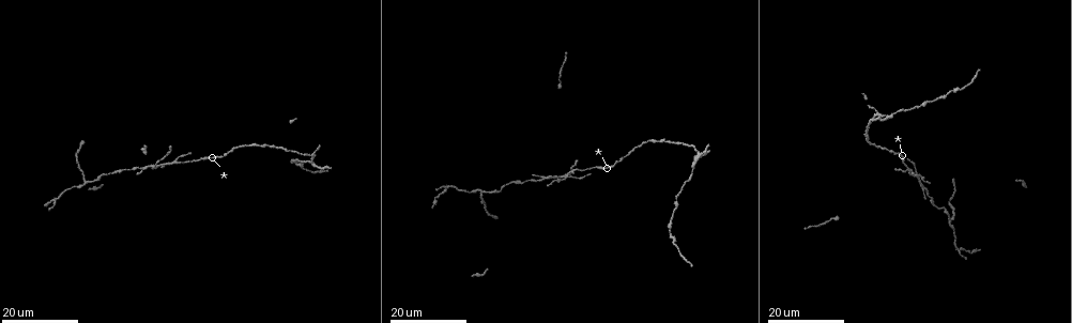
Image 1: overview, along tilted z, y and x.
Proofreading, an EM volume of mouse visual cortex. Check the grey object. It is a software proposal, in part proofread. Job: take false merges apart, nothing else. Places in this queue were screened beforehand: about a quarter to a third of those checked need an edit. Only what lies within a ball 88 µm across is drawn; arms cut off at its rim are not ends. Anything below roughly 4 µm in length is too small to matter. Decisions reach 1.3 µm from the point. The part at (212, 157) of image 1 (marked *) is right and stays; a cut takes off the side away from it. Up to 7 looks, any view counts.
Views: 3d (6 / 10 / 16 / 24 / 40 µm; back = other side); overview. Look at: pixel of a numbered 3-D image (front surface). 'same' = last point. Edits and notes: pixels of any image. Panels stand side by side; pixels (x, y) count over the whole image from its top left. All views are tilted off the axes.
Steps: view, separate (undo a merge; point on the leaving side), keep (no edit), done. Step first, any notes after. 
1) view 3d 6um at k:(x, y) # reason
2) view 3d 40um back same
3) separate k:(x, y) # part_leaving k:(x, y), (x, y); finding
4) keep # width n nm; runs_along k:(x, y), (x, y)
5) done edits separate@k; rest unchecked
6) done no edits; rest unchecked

view 3d 16um at 1:(694, 165) # branch point

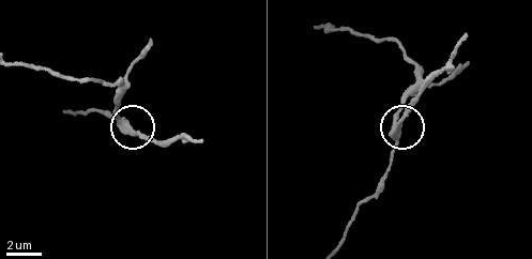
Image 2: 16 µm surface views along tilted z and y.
view 3d 6um at 2:(394, 137)

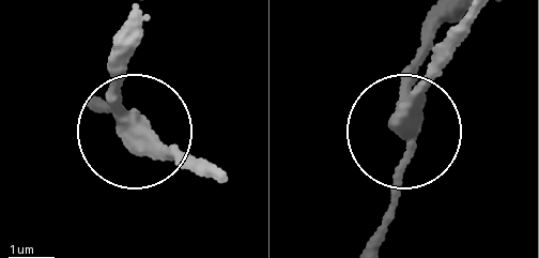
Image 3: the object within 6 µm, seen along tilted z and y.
keep # side_arm 8 um; runs_along 3:(132, 54), (118, 88), (136, 131), (202, 171); continuous, no second neuron

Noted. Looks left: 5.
view 3d 16um at 1:(677, 199) # thick turns thin

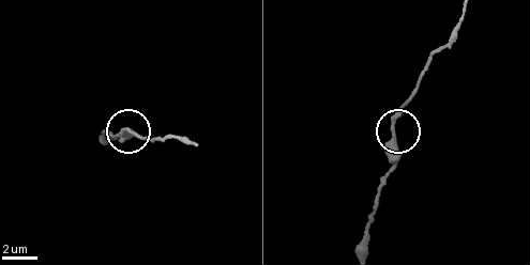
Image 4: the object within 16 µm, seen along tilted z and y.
view 3d 6um at 4:(392, 133)

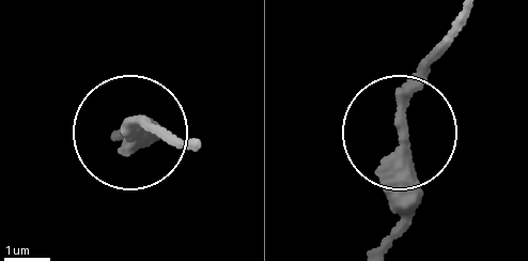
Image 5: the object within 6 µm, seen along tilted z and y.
keep # runs_along 5:(461, 15), (403, 112), (410, 192), (397, 238); continuous, no second neuron

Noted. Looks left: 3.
view 3d 16um at 1:(86, 183) # four-way junction

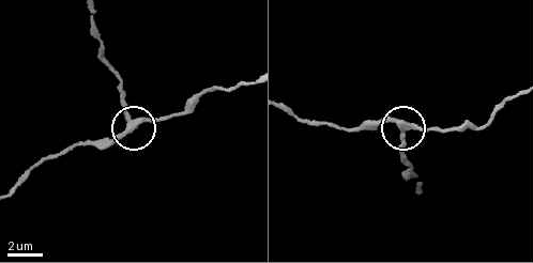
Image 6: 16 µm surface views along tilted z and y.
view 3d 6um at 6:(401, 128)

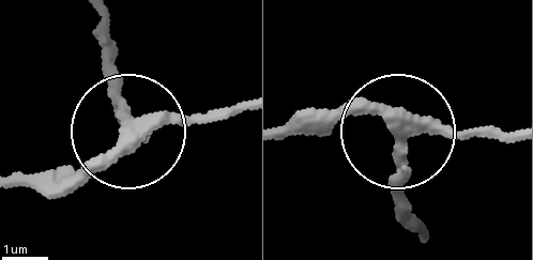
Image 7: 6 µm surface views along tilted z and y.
keep # side_arm 18 um; runs_along 7:(511, 134), (422, 138), (377, 118), (294, 118); continuous, no second neuron

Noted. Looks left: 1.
done no edits; rest unchecked

